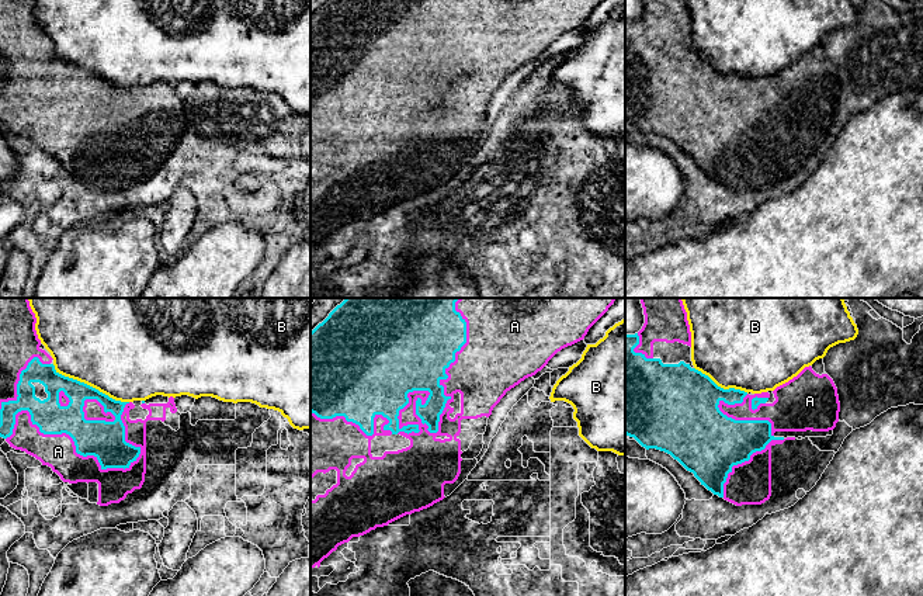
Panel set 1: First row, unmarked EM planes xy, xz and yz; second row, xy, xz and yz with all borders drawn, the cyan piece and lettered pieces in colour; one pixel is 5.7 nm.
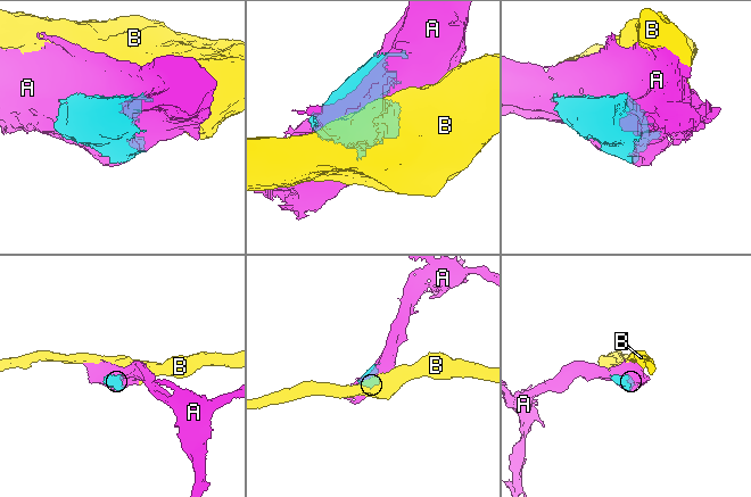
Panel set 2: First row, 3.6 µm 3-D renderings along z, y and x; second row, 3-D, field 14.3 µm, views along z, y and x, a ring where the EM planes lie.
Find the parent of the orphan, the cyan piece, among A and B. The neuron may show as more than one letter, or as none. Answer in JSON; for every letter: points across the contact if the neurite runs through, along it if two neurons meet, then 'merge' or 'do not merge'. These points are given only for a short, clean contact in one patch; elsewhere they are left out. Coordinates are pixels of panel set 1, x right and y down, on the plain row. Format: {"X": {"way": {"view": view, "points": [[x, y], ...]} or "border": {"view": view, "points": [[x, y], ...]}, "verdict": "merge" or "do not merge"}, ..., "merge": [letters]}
{"A": {"verdict": "merge"}, "B": {"verdict": "do not merge"}, "merge": ["A"]}

